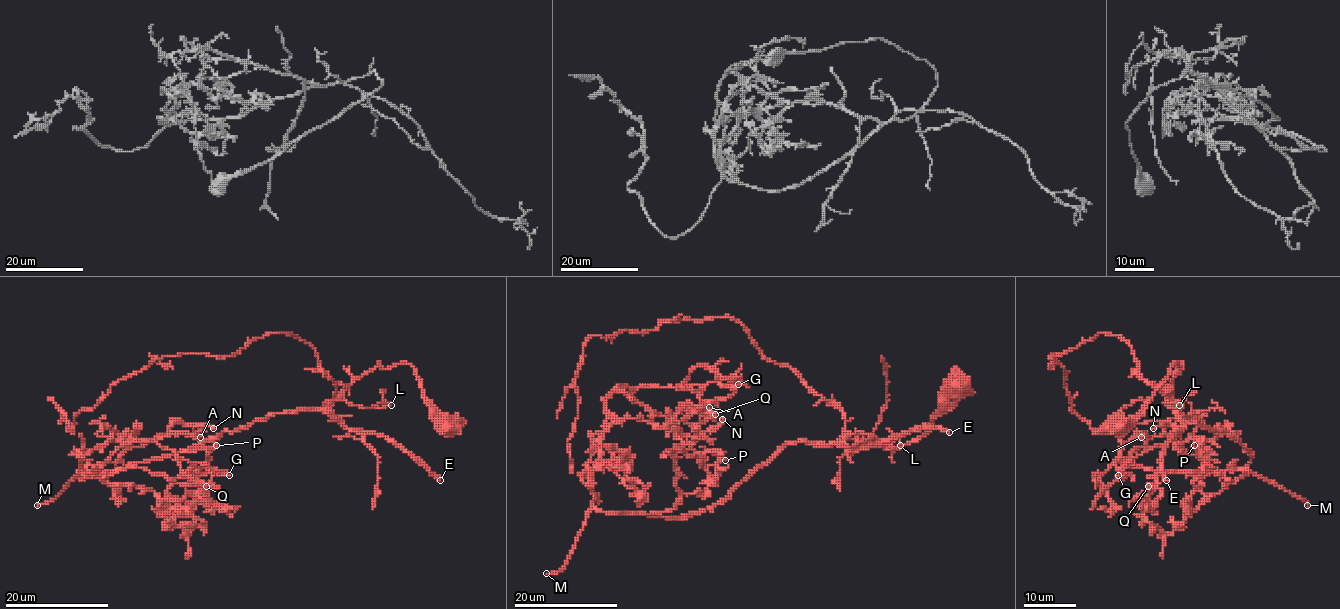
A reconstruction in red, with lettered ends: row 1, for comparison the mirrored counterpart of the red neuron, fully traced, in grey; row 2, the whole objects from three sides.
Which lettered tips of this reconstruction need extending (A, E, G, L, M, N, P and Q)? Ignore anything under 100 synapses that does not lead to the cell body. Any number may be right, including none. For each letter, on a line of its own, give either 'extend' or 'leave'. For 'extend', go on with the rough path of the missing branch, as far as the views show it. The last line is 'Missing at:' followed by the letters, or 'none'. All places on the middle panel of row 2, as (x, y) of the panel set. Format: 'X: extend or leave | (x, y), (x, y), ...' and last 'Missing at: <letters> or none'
A: leave
E: extend
G: leave
L: leave
M: extend
N: leave
P: leave
Q: leave
Missing at: E, M

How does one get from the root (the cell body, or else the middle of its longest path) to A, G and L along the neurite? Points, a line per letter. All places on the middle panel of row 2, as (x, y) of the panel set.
A: (955, 386), (898, 449), (783, 444), (682, 517), (594, 506), (613, 393), (665, 416), (709, 407)
G: (955, 386), (927, 431), (898, 449), (783, 444), (721, 501), (682, 517), (594, 506), (617, 388), (738, 384)
L: (955, 386), (917, 441), (890, 449), (847, 436), (861, 432), (895, 449), (892, 441), (896, 436), (900, 445)

